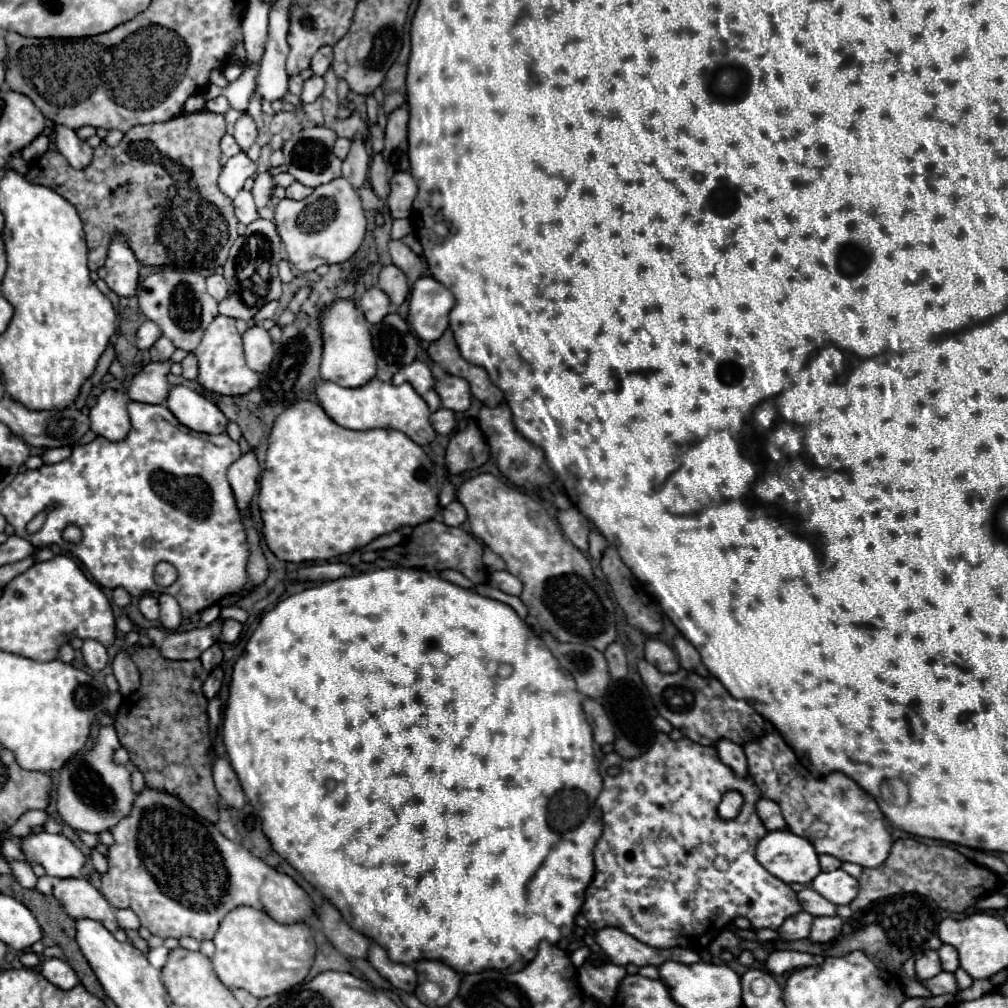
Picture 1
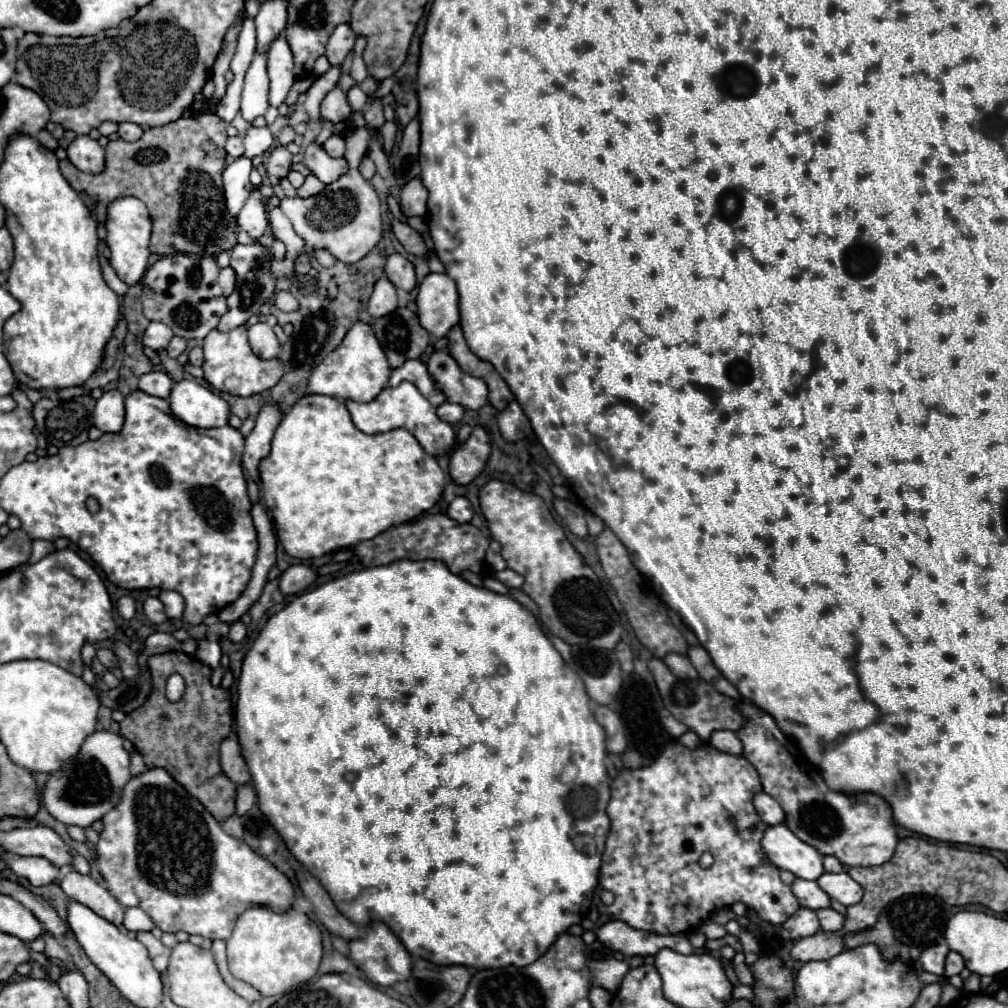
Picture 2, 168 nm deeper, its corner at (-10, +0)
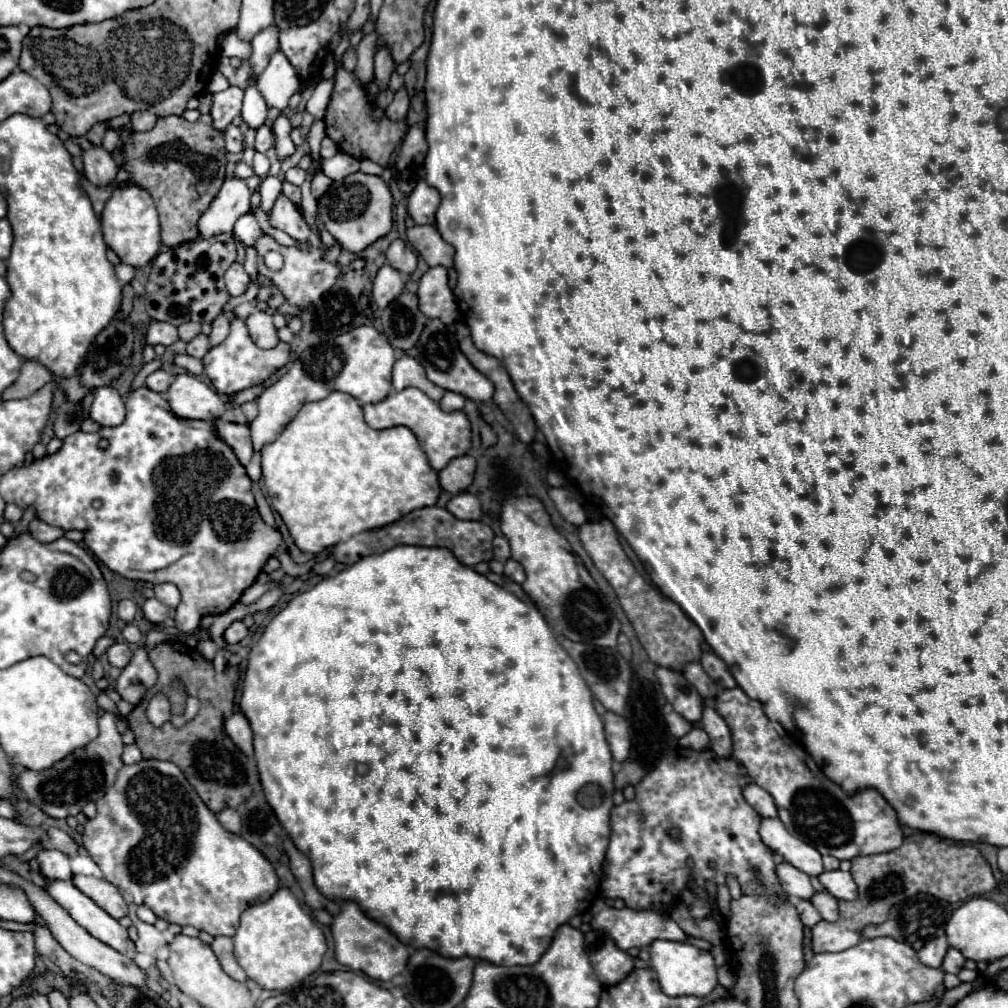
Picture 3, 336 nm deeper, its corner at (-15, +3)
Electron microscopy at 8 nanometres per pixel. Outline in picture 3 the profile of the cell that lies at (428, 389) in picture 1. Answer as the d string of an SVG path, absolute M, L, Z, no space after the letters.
M403 355L395 367L393 367L393 387L395 391L401 391L405 387L417 387L423 393L427 393L433 401L439 401L445 393L445 389L439 389L435 383L427 381L427 375L423 373L423 365L415 361L409 355Z

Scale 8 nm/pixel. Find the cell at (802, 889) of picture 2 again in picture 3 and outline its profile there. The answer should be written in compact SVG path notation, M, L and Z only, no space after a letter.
M789 863L777 865L777 875L783 891L795 899L811 899L815 895L815 889L811 885L811 879L807 873L795 869Z

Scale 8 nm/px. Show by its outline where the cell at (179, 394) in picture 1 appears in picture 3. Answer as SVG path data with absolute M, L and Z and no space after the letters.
M190 373L177 375L165 397L171 405L171 411L177 417L187 419L215 421L223 417L227 407L227 403L213 387L205 385L199 376Z

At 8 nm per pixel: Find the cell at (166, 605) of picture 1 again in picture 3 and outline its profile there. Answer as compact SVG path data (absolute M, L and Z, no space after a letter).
M171 583L155 585L155 597L157 597L159 601L163 601L163 603L165 603L167 607L171 607L171 609L175 609L175 607L179 605L179 601L181 601L179 589L177 589L175 585L171 585Z

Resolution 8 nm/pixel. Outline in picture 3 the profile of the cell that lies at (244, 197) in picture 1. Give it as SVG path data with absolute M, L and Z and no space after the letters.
M245 213L245 215L239 217L239 221L235 223L235 237L241 239L247 247L253 245L261 235L263 235L263 231L261 231L259 221L255 219L253 213Z

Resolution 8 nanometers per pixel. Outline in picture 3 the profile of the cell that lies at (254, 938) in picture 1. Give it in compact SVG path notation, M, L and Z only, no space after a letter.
M281 887L271 899L251 905L241 915L241 925L233 937L235 957L249 979L257 981L263 989L285 991L321 967L327 951L321 927L303 911L293 893Z

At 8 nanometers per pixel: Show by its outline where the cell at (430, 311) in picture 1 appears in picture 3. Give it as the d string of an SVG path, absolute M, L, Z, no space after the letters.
M431 267L419 281L419 309L427 319L439 319L451 325L459 317L459 307L449 287L449 275L443 267Z

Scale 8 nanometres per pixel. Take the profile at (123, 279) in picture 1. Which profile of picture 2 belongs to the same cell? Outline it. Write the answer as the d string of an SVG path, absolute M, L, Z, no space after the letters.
M124 196L124 198L116 198L110 206L108 206L108 214L106 214L106 242L110 248L110 264L116 270L116 274L120 276L120 280L124 280L128 286L136 284L142 274L148 268L148 260L150 260L150 234L152 234L152 220L148 214L148 208L142 200L134 198L134 196Z

